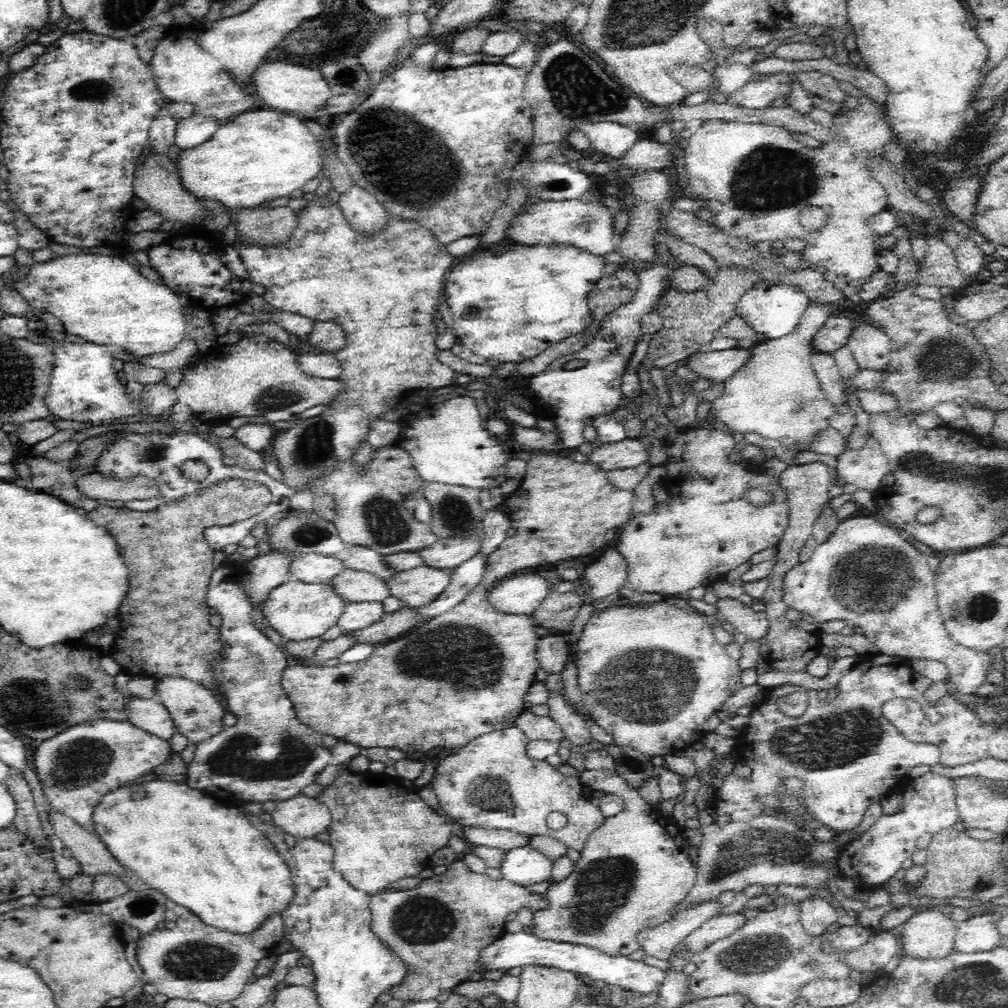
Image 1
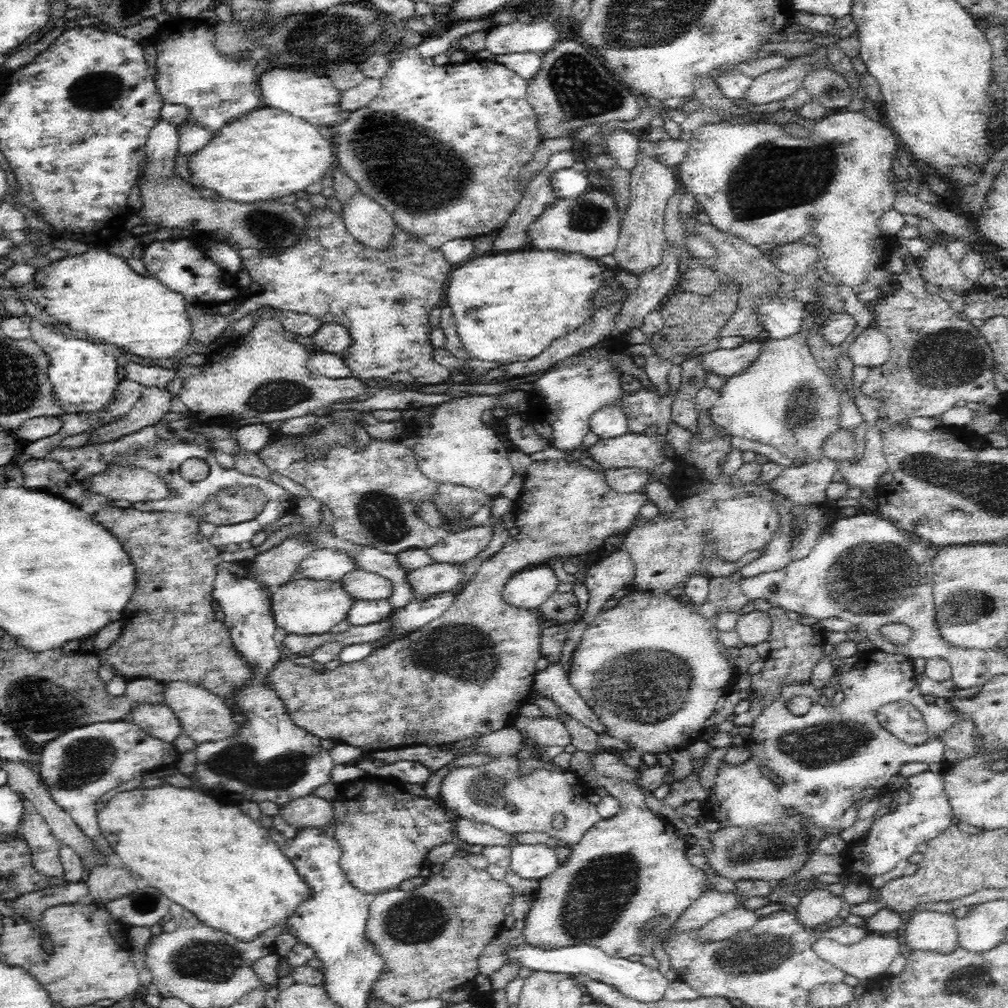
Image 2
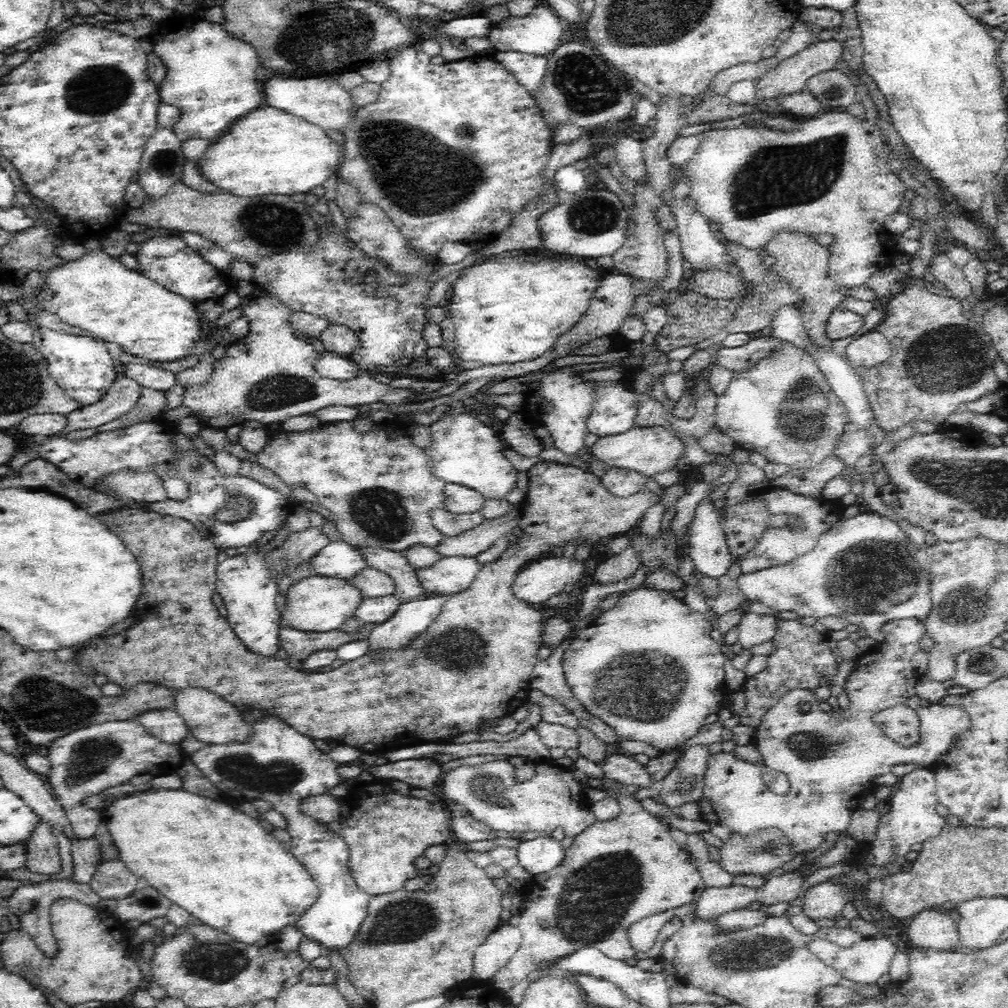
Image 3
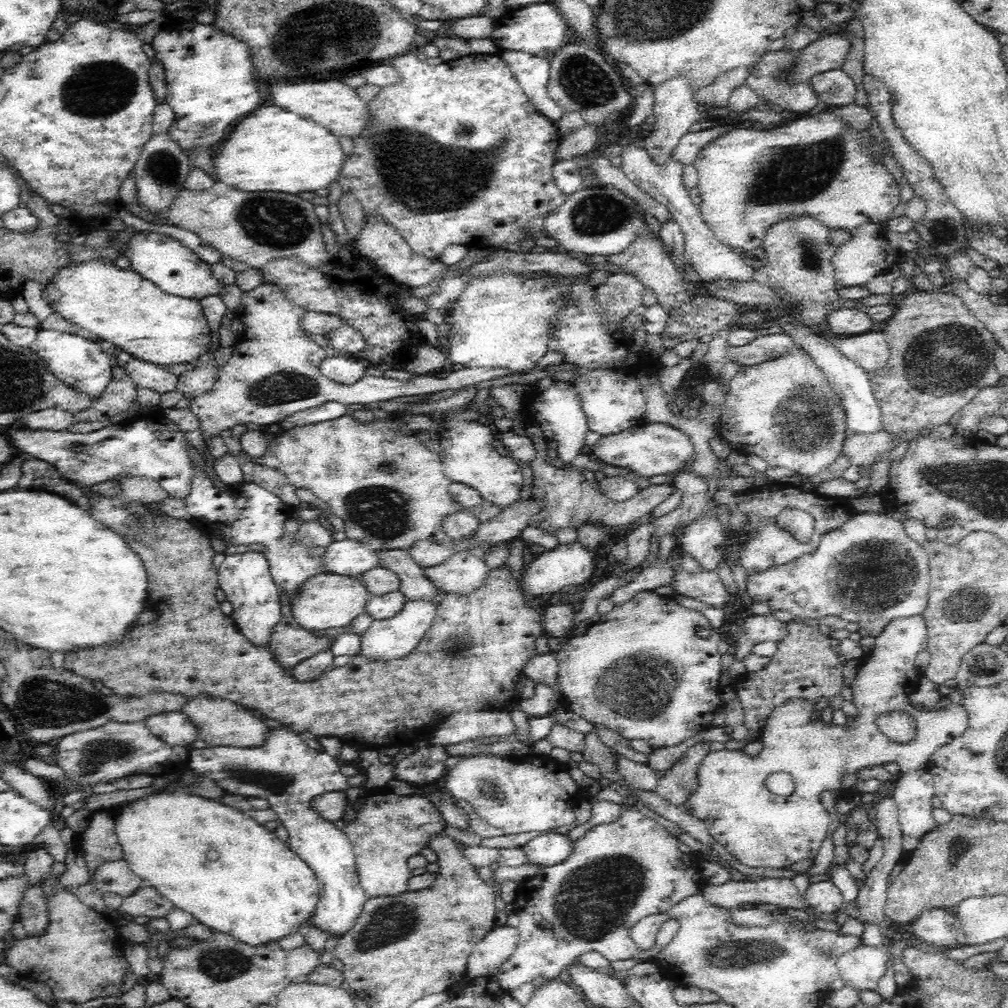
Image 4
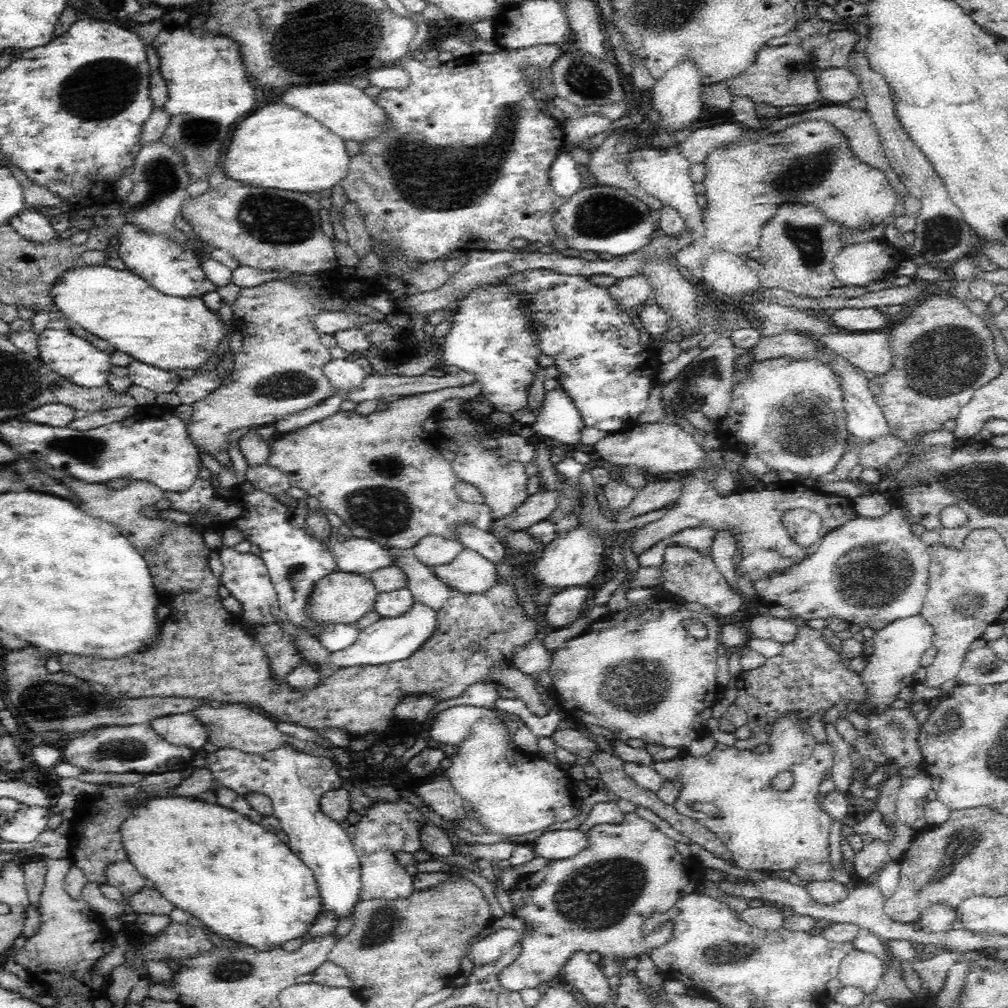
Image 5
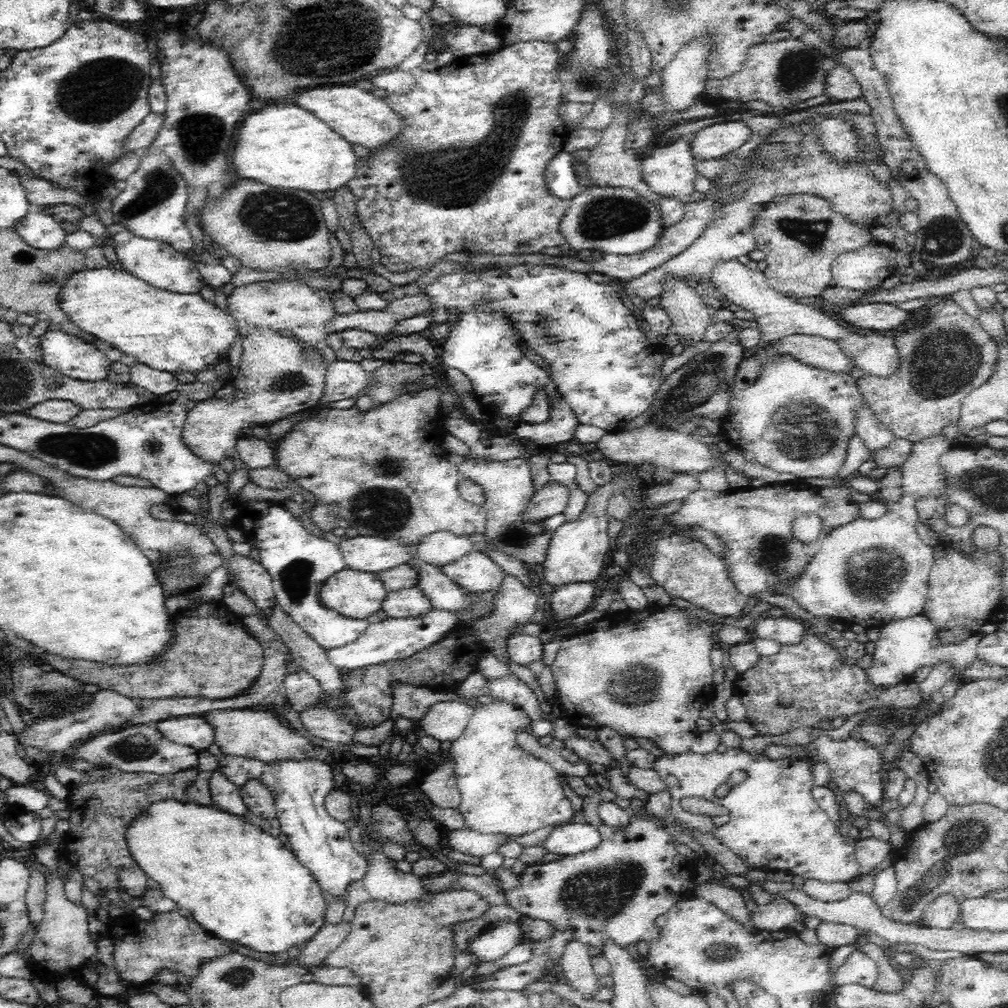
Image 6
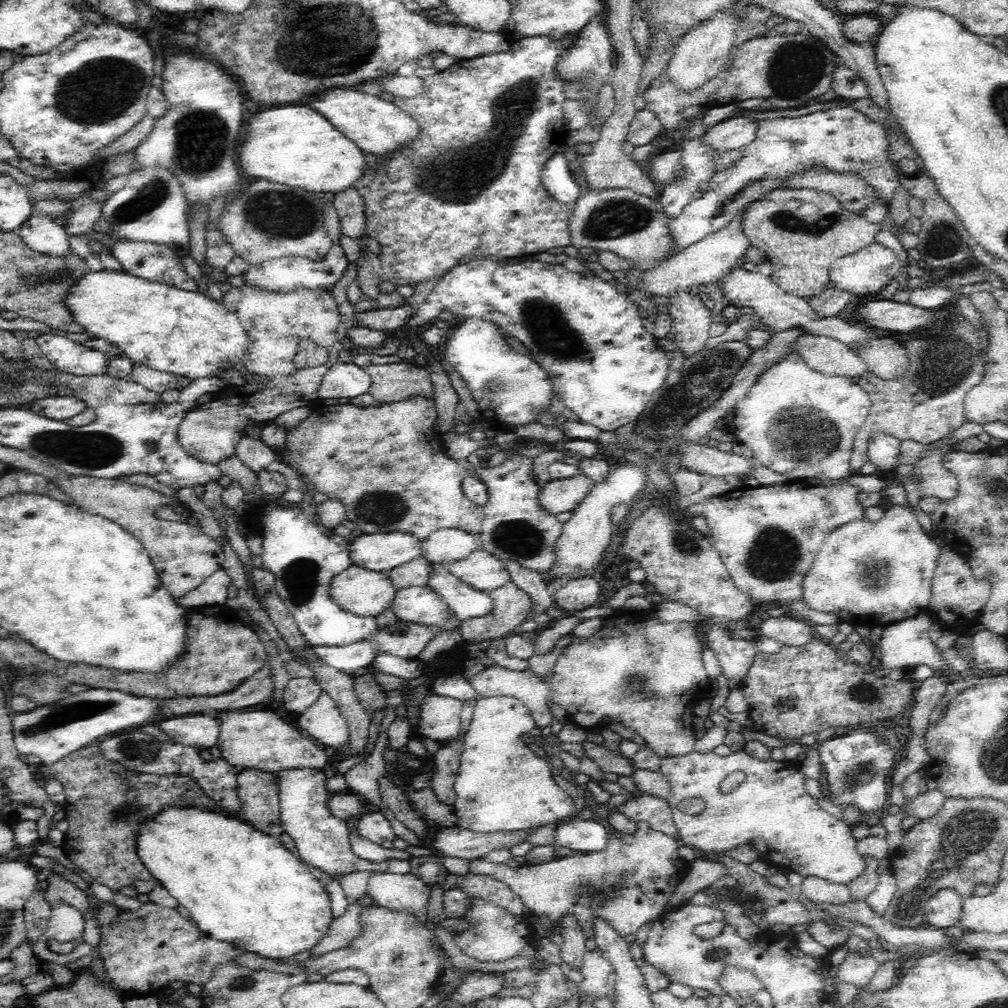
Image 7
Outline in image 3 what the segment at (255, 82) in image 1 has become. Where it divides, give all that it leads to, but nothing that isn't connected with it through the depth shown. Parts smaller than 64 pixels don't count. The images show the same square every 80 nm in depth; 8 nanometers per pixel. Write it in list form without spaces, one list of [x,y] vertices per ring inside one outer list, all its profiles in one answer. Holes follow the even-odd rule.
[[[272,73],[272,78],[268,78],[264,82],[261,89],[262,94],[266,94],[266,102],[272,108],[284,110],[288,114],[294,114],[298,118],[304,118],[307,122],[320,126],[320,128],[330,128],[334,130],[342,130],[346,124],[352,122],[356,107],[350,102],[350,93],[341,86],[337,81],[328,80],[328,78],[298,78],[294,75],[282,75]]]

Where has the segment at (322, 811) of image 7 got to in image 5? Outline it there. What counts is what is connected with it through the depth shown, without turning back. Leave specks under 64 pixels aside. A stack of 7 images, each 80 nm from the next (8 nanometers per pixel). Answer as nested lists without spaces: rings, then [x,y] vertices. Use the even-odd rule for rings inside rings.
[[[286,741],[263,753],[235,748],[207,752],[200,748],[193,751],[190,765],[210,770],[213,788],[223,786],[243,797],[252,792],[267,796],[273,806],[272,815],[280,820],[281,830],[289,836],[287,845],[314,871],[321,898],[319,914],[331,916],[338,923],[354,914],[362,892],[359,858],[344,825],[324,816],[319,807],[320,797],[325,792],[340,790],[348,782],[338,774],[331,756],[318,757]]]

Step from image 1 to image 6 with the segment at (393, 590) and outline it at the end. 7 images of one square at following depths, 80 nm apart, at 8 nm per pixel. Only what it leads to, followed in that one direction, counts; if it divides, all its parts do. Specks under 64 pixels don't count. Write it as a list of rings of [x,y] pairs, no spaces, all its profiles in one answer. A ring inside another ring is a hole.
[[[468,551],[458,560],[439,567],[446,578],[466,592],[484,593],[499,588],[504,570],[480,551]]]

